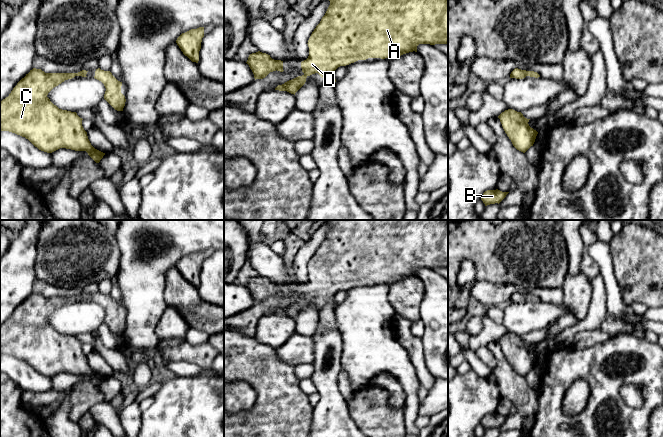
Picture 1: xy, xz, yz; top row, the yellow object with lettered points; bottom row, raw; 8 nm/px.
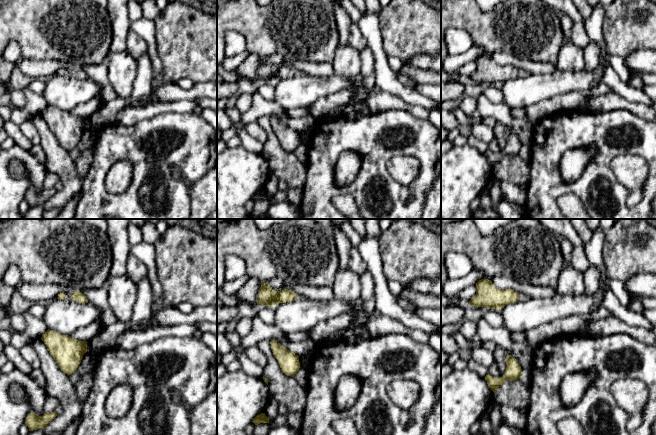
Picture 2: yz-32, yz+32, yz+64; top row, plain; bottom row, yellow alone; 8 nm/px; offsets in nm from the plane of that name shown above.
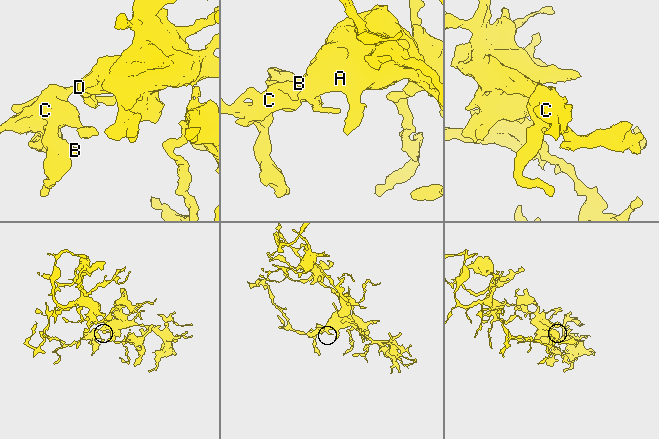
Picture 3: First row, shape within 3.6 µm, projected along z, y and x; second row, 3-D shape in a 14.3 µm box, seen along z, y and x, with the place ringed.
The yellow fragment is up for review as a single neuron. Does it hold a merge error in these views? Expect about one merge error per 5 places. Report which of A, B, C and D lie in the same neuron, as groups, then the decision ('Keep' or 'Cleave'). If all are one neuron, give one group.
Groups: A B C D. Keep

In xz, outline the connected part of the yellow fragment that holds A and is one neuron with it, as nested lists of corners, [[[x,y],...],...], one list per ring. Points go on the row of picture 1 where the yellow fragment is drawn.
[[[329,0],[330,5],[322,17],[320,23],[316,26],[312,32],[309,40],[309,56],[306,60],[301,62],[302,76],[298,76],[292,80],[285,82],[282,85],[278,85],[275,90],[287,91],[294,94],[305,84],[306,78],[312,74],[318,73],[322,78],[332,76],[336,82],[334,72],[340,66],[346,66],[354,63],[358,60],[366,60],[368,58],[381,58],[381,59],[392,59],[400,57],[403,54],[409,52],[417,52],[417,46],[419,44],[448,44],[448,0]]]

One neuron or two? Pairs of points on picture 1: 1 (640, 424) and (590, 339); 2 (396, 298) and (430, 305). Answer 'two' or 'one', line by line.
1: two
2: two

